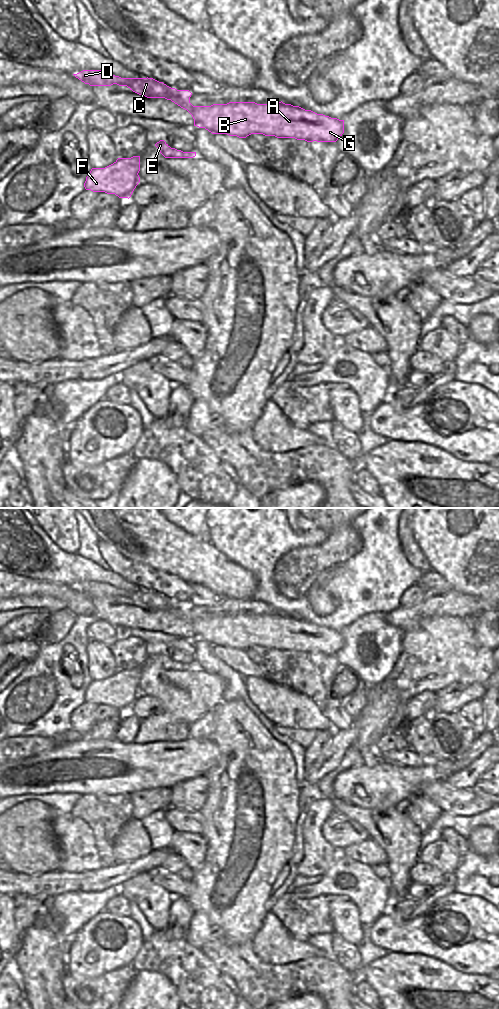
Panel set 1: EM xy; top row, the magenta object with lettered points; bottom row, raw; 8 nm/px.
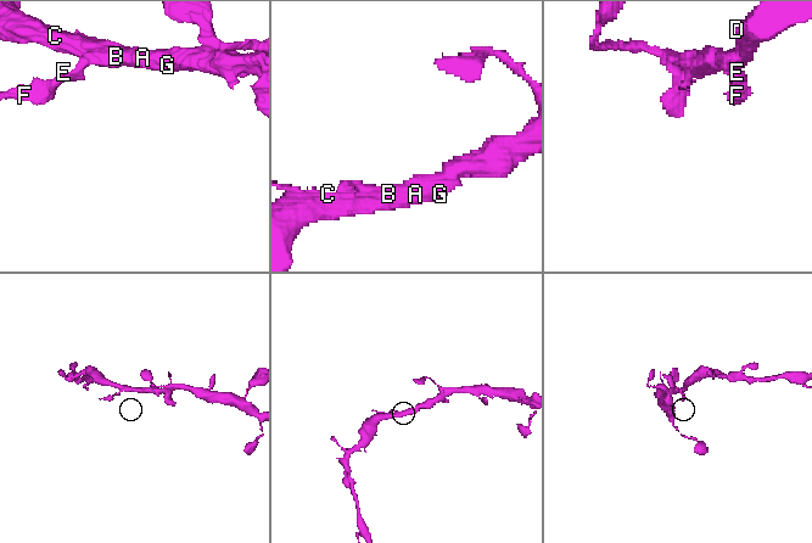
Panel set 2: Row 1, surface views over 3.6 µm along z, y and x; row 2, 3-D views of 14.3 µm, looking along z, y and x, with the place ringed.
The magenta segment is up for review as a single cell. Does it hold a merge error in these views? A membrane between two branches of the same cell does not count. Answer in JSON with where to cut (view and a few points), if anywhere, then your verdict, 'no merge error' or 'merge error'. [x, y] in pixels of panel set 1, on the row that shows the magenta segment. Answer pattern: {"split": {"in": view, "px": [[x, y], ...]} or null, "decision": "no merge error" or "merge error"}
{"split": null, "decision": "no merge error"}

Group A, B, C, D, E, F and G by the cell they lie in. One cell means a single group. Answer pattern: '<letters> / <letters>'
A B C D E F G

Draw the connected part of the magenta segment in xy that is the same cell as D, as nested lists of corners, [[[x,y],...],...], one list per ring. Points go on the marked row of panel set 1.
[[[83,70],[73,74],[76,78],[90,86],[127,86],[133,92],[147,98],[165,98],[187,110],[194,119],[194,126],[205,128],[212,134],[227,134],[246,138],[251,134],[263,134],[277,138],[295,138],[307,142],[336,142],[344,133],[344,120],[317,114],[299,106],[275,102],[273,104],[257,104],[255,102],[229,102],[211,106],[193,106],[190,103],[192,93],[189,90],[177,90],[153,78],[121,78],[103,70]]]

